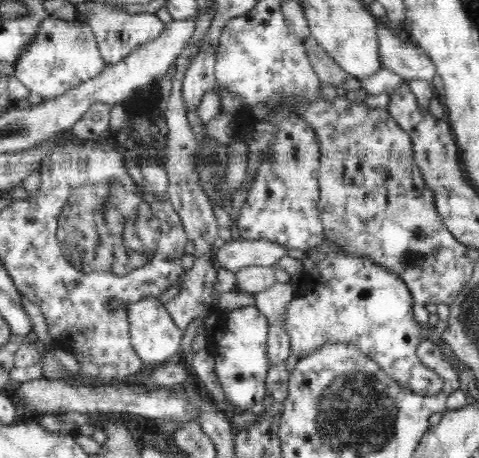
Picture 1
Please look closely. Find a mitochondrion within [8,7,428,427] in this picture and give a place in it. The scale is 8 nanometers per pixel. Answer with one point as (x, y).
(104, 226)

